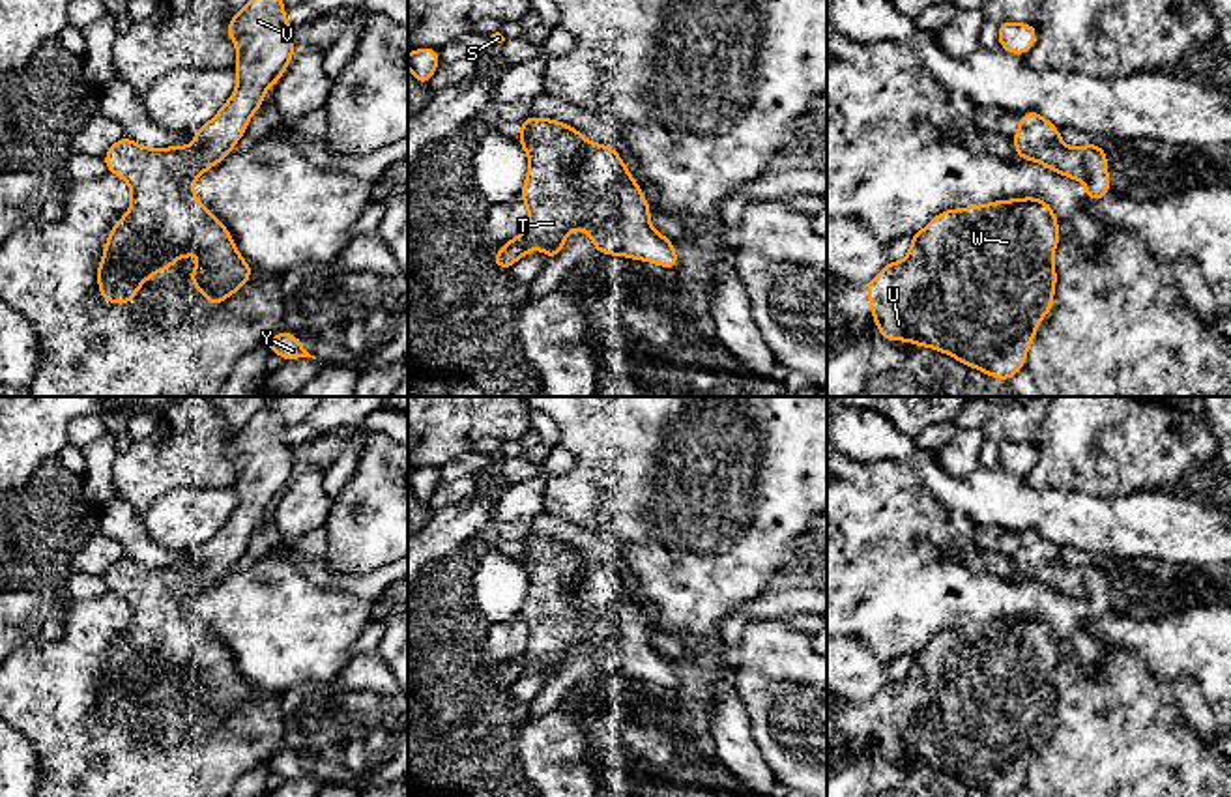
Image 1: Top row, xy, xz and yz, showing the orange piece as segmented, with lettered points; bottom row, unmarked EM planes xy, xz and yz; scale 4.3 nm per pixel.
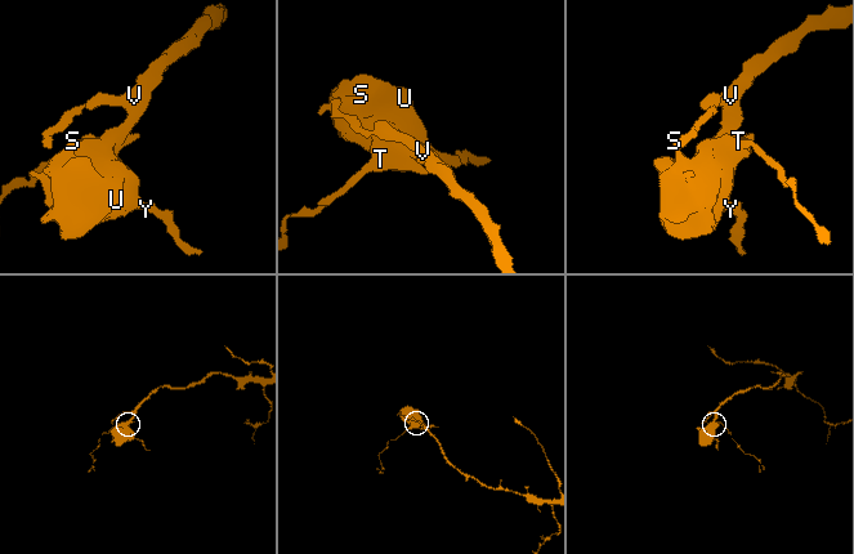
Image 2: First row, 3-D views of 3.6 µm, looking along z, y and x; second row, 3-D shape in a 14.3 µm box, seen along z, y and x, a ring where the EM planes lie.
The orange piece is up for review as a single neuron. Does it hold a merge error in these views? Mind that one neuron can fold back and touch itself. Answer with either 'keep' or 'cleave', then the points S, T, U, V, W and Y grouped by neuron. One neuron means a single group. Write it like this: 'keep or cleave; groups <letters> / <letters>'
keep; groups S T U V W Y

